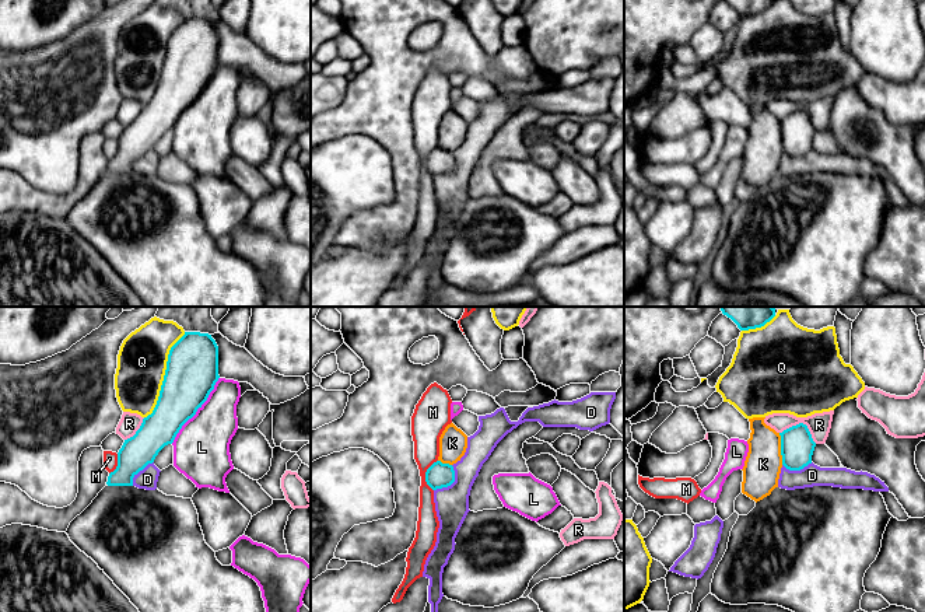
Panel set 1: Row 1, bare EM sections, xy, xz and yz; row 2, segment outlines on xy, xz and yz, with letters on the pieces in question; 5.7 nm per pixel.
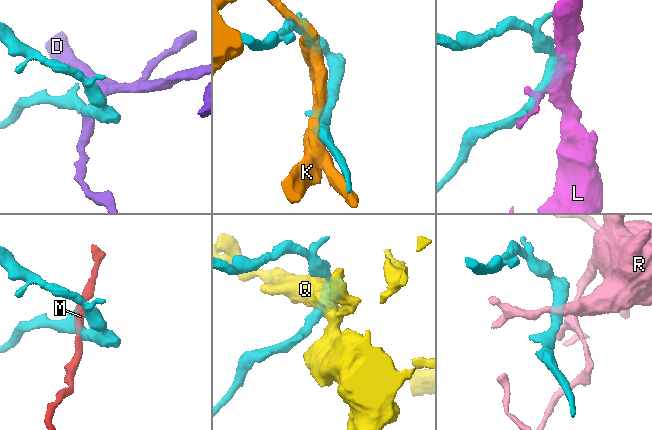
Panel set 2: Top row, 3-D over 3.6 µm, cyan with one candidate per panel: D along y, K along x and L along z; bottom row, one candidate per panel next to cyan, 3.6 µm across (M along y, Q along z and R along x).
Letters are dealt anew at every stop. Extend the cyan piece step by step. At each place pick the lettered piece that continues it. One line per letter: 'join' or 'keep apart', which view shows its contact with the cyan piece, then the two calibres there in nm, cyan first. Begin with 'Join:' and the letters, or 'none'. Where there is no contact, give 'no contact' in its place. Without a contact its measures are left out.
Join: none
D: keep apart | xz | 150/190 nm
K: keep apart | yz | 190/220 nm
L: keep apart | xy | 300/320 nm
M: keep apart | xz | 150/170 nm
Q: keep apart | xy | 300/280 nm
R: keep apart | yz | 190/140 nm

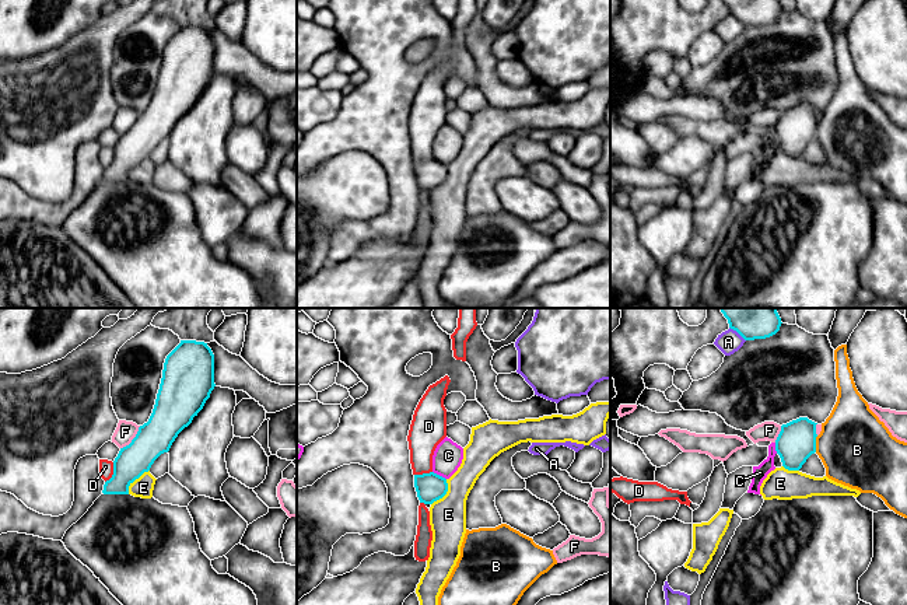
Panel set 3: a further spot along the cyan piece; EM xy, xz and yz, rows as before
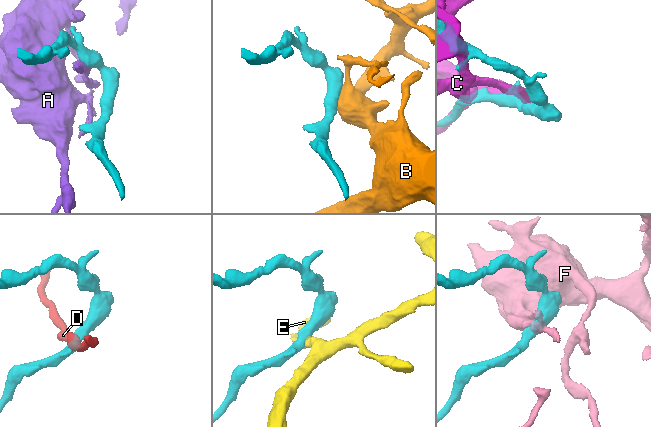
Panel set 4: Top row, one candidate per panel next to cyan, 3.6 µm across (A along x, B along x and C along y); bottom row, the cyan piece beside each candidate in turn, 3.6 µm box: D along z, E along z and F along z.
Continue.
Join: none
A: keep apart | yz | 150/140 nm
B: keep apart | yz | 220/420 nm
C: keep apart | xz | 160/170 nm
D: keep apart | xy | 190/80 nm
E: keep apart | xy | 190/120 nm
F: keep apart | xy | 220/120 nm

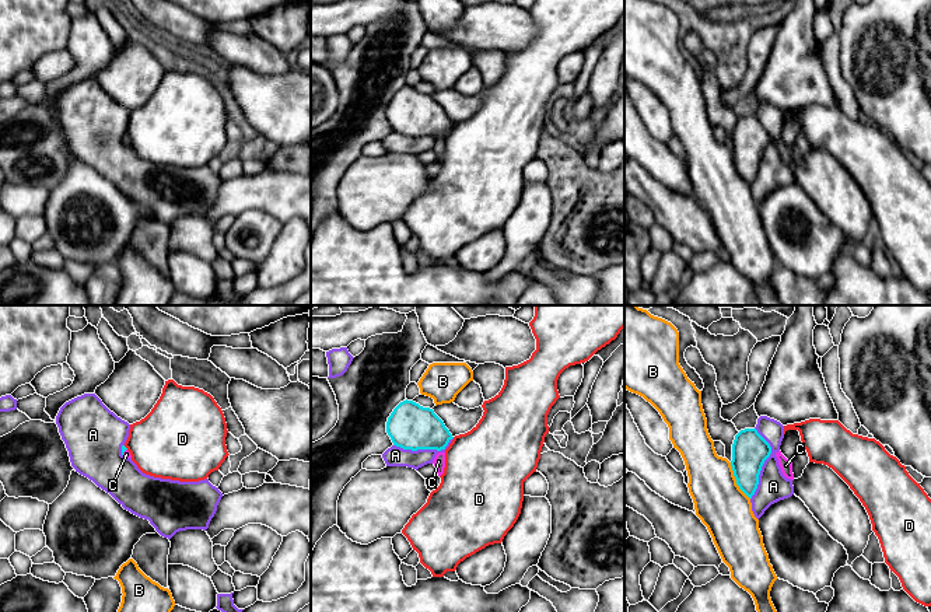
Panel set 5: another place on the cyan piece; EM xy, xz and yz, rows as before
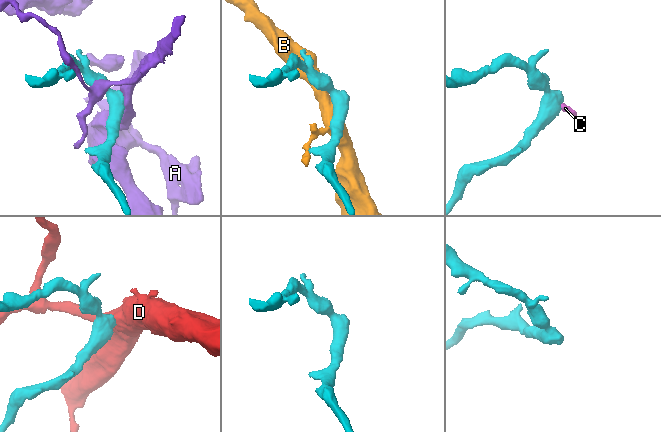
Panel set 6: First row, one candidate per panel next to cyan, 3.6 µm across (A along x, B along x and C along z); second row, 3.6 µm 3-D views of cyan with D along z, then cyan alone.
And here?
Join: C
A: keep apart | yz | 200/180 nm
B: keep apart | yz | 200/300 nm
C: join | xy | 30/50 nm
D: keep apart | xy | 30/400 nm

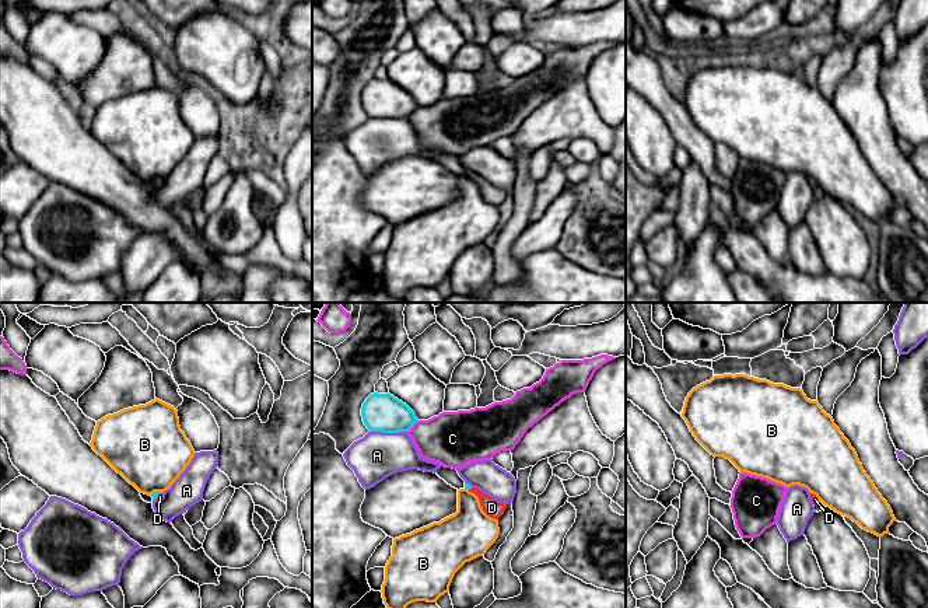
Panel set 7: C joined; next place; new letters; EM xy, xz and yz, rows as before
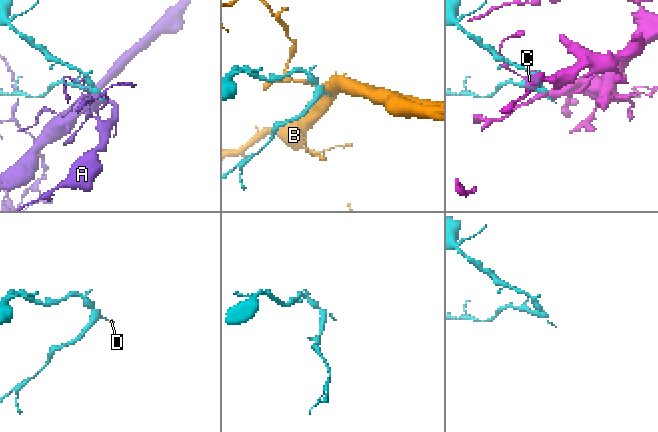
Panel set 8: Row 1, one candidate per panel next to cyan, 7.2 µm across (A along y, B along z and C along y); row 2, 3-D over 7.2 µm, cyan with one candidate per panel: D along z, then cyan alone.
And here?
Join: D
A: keep apart | xz | 220/280 nm
B: keep apart | xy | 40/420 nm
C: keep apart | xz | 220/320 nm
D: join | xy | 40/20 nm

